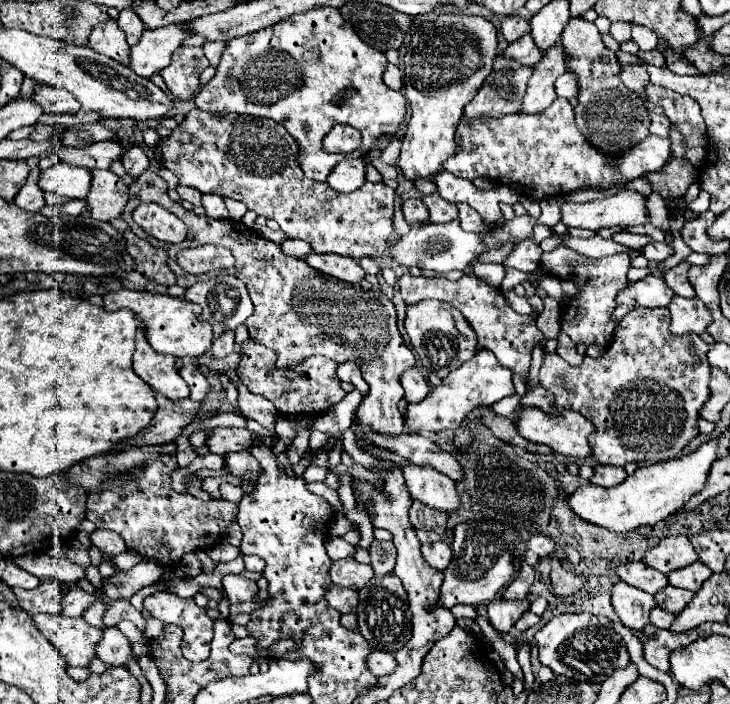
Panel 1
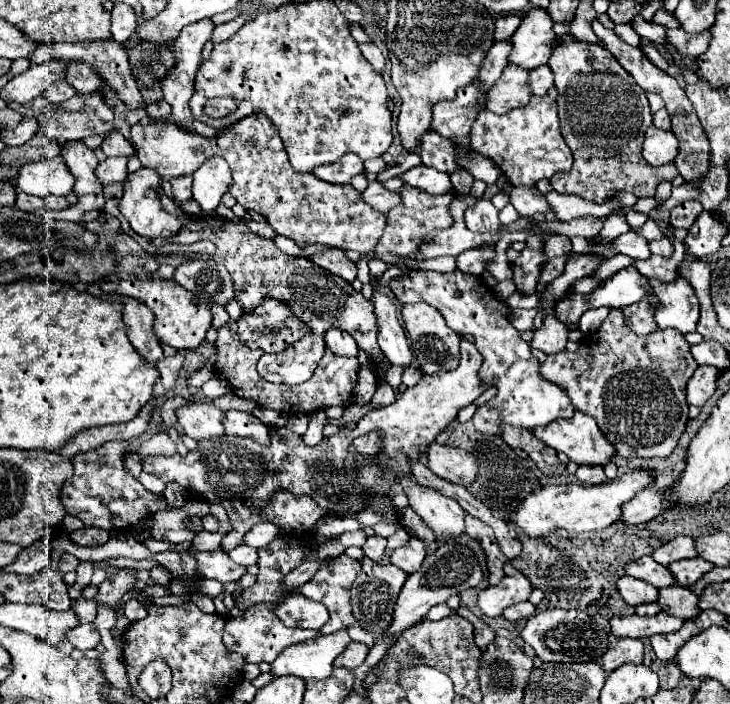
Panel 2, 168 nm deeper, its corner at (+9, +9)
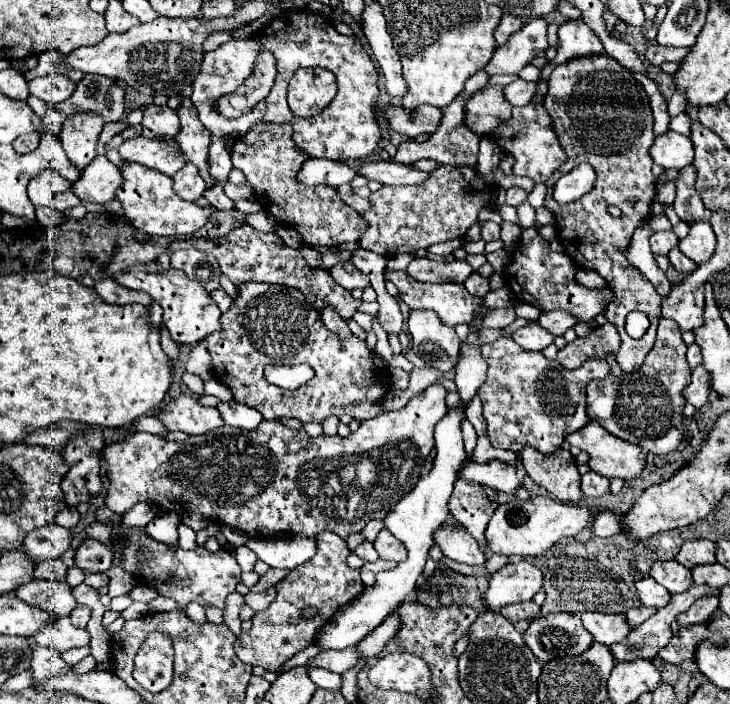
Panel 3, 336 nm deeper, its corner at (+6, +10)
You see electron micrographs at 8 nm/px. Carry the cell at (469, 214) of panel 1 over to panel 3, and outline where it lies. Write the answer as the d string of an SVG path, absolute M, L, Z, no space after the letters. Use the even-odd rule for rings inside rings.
M492 220L482 222L482 238L484 238L486 242L490 242L490 240L500 240L500 224L496 224L496 222L492 222Z

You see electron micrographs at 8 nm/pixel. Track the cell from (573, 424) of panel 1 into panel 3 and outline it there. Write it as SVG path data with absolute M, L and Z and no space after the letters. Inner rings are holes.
M596 422L566 436L566 442L588 452L588 466L606 478L634 480L646 464L646 452L642 452L642 448L610 436L610 432Z

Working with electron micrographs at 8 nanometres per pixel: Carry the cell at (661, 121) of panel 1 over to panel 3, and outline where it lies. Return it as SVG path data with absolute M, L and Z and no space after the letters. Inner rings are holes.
M680 114L680 116L676 116L676 118L670 120L670 130L688 136L690 130L692 130L692 120L688 118L688 114Z

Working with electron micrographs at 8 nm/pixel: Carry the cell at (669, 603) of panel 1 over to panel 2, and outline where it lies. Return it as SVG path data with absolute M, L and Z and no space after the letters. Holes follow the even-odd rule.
M671 585L671 587L663 587L659 589L659 599L657 603L661 605L663 611L667 613L673 613L677 617L695 617L699 611L697 611L697 595L695 593L689 593L687 587L681 587L681 585Z

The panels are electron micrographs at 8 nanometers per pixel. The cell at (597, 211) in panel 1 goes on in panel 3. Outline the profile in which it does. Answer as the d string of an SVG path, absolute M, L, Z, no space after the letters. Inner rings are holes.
M518 186L508 188L508 190L506 190L506 204L510 204L510 206L520 206L522 202L526 202L526 196L528 196L528 192L526 192L524 188L518 188Z

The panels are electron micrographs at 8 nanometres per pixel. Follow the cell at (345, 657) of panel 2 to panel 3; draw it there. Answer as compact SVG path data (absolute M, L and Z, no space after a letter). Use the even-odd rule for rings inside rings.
M344 648L342 652L320 652L318 656L308 660L308 666L314 664L314 668L326 668L330 672L344 674L358 662L358 650L356 648Z

